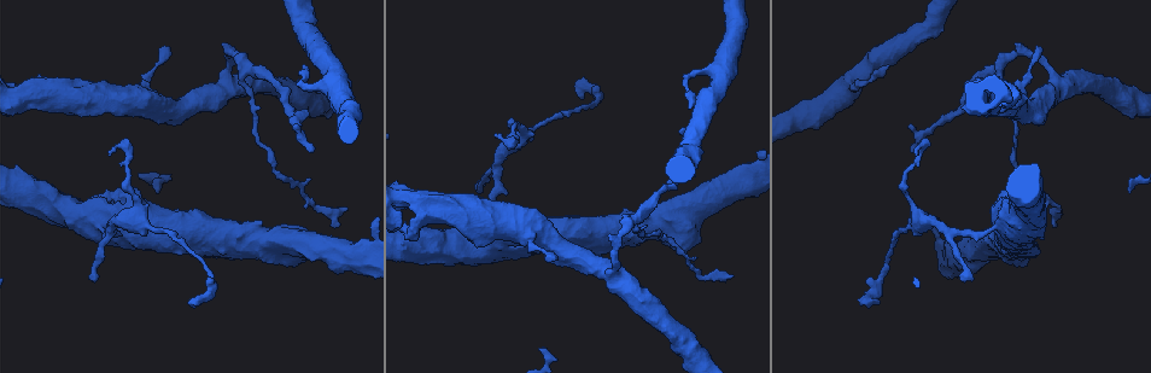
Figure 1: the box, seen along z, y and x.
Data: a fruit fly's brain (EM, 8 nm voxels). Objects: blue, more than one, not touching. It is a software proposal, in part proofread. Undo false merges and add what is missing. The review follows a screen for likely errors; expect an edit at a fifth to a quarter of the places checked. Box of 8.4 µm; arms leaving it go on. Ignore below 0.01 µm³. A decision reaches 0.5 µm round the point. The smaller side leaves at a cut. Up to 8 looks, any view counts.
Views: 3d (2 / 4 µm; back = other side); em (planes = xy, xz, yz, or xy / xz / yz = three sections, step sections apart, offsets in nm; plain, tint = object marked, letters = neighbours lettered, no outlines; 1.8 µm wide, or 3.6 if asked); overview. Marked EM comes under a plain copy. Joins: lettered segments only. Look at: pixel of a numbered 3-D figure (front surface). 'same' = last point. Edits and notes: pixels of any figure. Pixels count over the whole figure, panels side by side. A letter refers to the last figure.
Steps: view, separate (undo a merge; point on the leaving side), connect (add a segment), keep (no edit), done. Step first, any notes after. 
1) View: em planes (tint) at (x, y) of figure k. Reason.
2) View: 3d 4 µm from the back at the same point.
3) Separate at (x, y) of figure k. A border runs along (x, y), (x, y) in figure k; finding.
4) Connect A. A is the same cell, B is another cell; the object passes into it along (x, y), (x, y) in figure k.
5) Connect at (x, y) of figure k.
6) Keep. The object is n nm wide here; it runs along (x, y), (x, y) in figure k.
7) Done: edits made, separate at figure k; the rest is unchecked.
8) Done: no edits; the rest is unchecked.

View: em xy step 4 (letters) at (494, 169) of figure 1. Three arms meet.

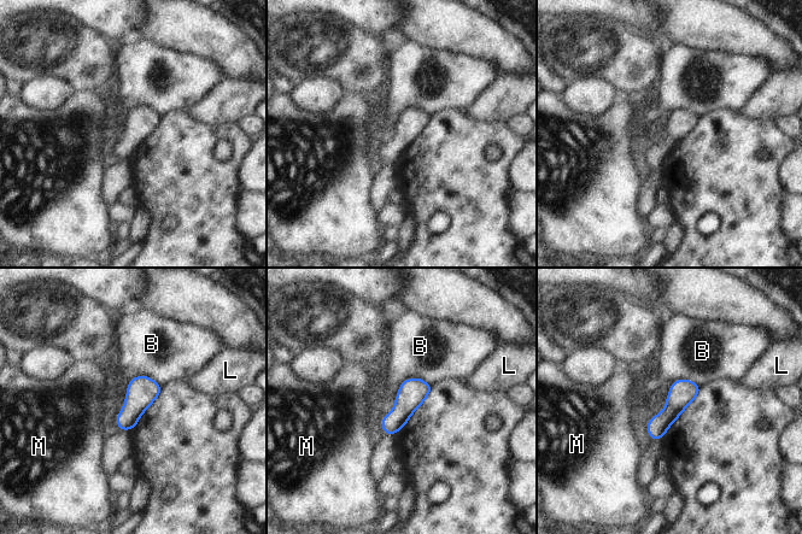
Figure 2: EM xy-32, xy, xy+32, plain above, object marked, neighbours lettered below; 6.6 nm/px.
View: em planes (letters) at the same point.

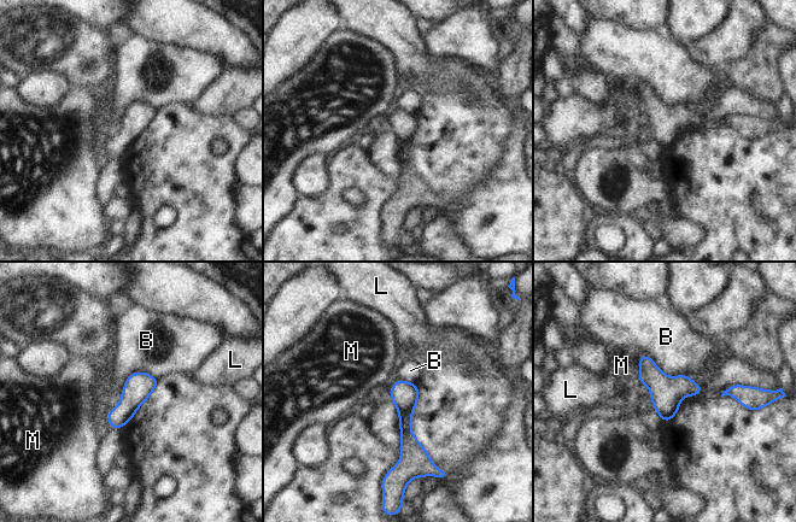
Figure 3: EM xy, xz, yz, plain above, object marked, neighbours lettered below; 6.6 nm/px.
Keep. The longest contact is with B, 360 nm; B, L and M are other cells; continuous, no second cell.

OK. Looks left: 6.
View: em planes (letters) at (195, 302) of figure 1.

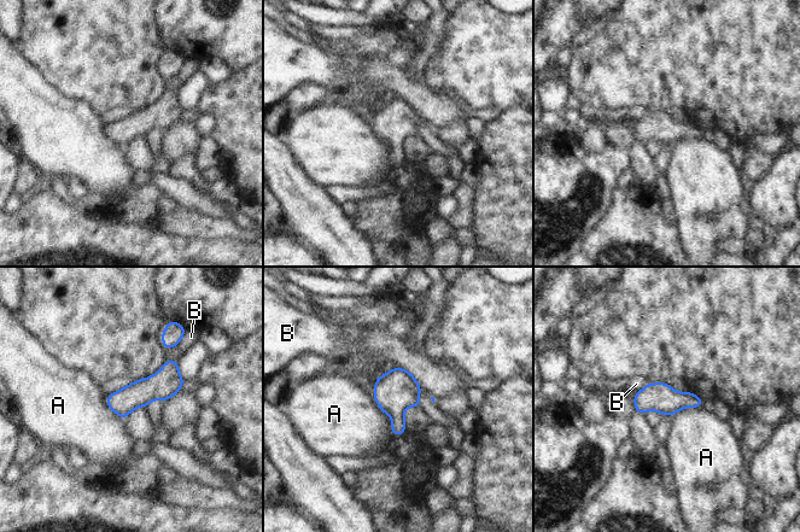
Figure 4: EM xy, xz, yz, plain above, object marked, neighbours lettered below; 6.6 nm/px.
Keep. A and B are other cells; a border runs along (372, 396), (391, 419), (395, 436) in figure 4; no lettered segment goes on from it.

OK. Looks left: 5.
View: em yz step 4 (tint) at (313, 151) of figure 1. End of a long branch.

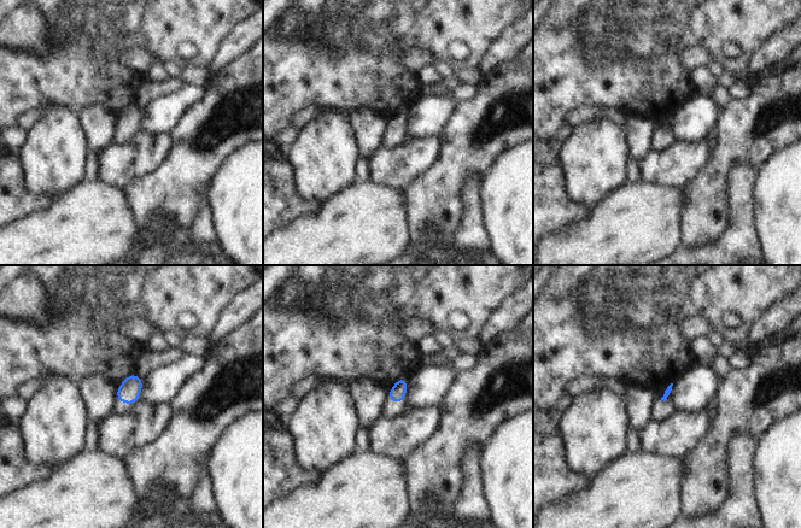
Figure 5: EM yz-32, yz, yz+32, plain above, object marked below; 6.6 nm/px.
View: em planes (letters) at the same point.

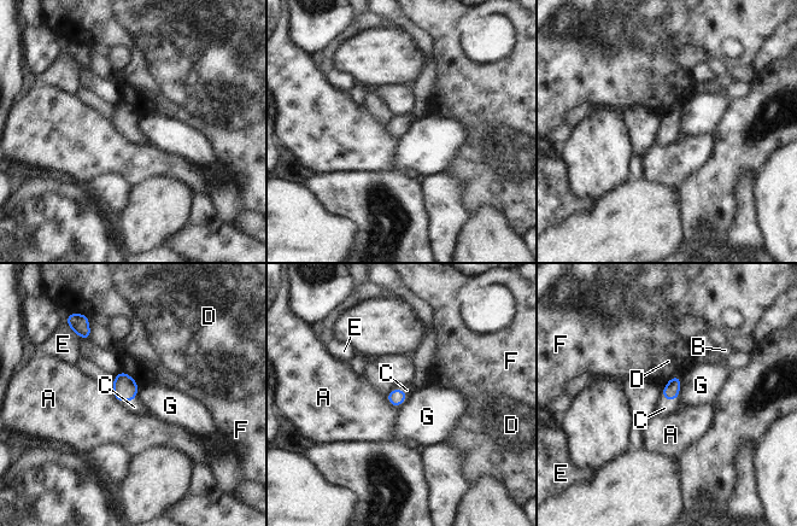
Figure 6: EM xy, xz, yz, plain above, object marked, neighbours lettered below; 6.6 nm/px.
Connect C. The longest contact is with G, 170 nm; C is the same cell, A, B, D, E, F and G are other cells; the object passes into it along (124, 389), (128, 399), (134, 407) in figure 6; the cell continues.

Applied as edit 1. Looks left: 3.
Done: edits made, connect at figure 6; the rest is unchecked.

